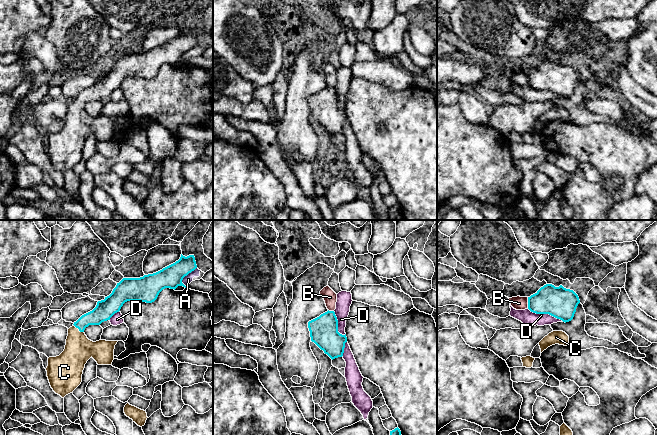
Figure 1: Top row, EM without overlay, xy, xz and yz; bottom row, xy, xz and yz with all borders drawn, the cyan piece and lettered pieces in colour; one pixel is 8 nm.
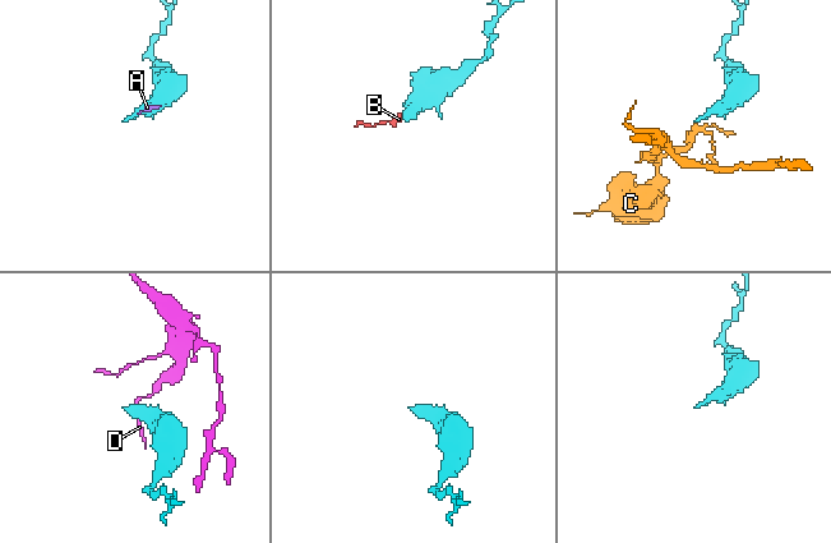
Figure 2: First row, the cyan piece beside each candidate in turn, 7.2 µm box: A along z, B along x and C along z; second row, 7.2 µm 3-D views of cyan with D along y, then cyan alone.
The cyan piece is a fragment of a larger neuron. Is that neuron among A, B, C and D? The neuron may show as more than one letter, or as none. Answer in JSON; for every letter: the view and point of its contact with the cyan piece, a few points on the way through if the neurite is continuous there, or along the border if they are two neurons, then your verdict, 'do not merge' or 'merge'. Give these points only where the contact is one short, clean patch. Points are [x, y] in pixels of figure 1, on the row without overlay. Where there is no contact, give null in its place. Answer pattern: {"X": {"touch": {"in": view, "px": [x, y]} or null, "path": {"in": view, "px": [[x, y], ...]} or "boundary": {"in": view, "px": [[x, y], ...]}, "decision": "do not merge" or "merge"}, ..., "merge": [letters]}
{"A": {"touch": {"in": "xy", "px": [185, 51]}, "decision": "do not merge"}, "B": {"touch": {"in": "yz", "px": [528, 78]}, "decision": "do not merge"}, "C": {"touch": {"in": "xy", "px": [78, 104]}, "path": {"in": "xy", "px": [[103, 87], [87, 95], [78, 104], [79, 125]]}, "decision": "merge"}, "D": {"touch": {"in": "yz", "px": [545, 89]}, "boundary": {"in": "yz", "px": [[527, 84], [536, 89], [548, 89], [563, 97]]}, "decision": "do not merge"}, "merge": ["C"]}

